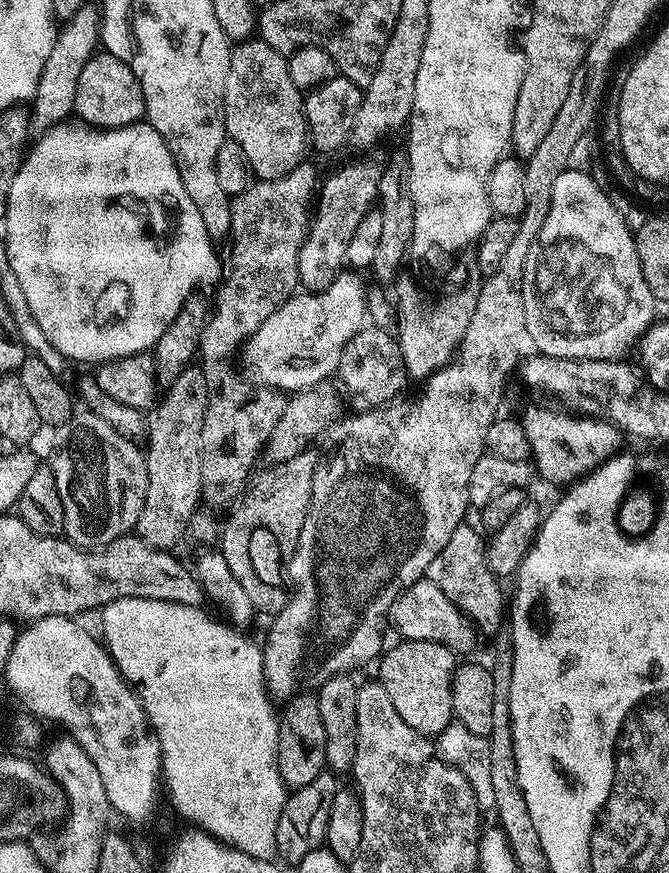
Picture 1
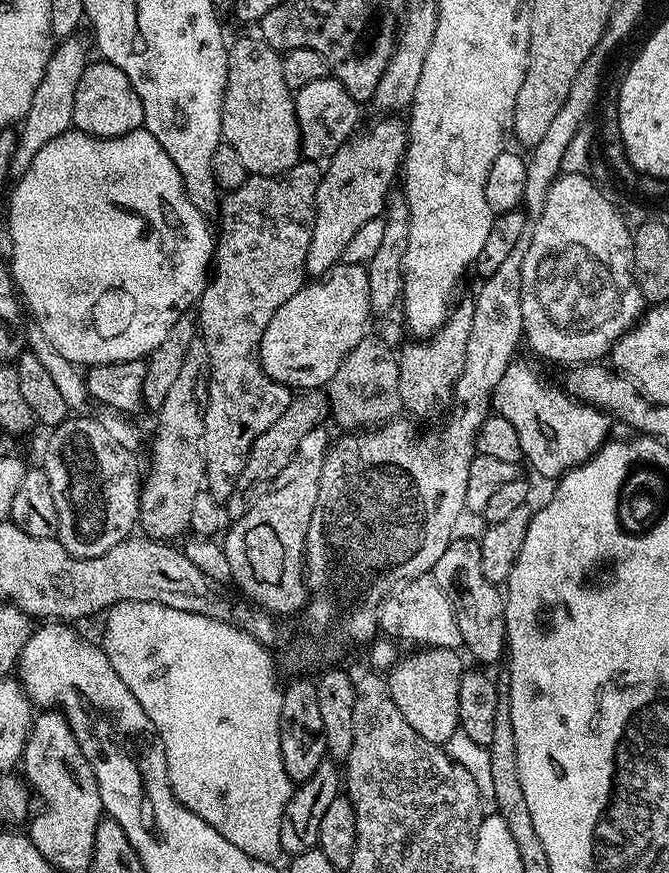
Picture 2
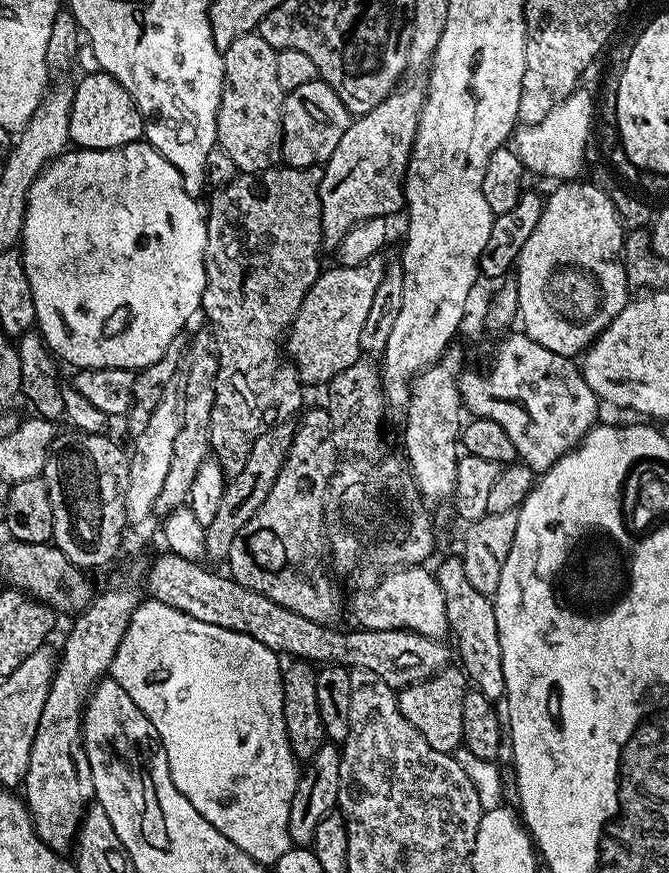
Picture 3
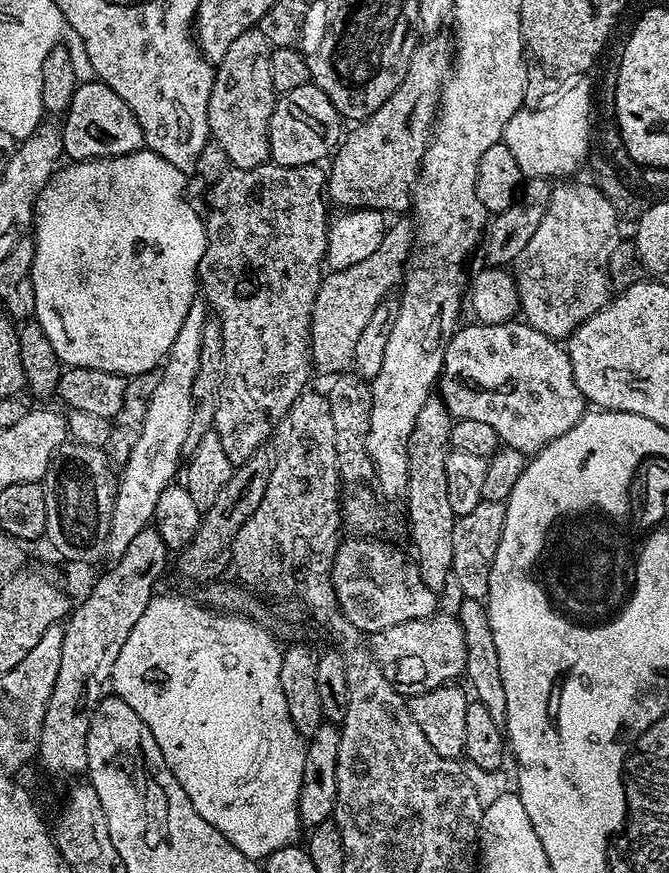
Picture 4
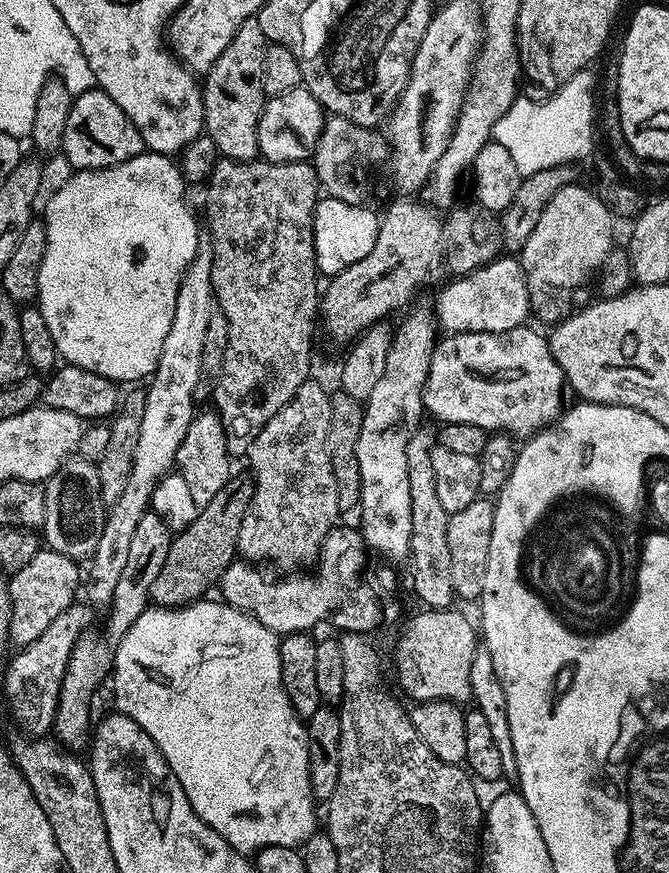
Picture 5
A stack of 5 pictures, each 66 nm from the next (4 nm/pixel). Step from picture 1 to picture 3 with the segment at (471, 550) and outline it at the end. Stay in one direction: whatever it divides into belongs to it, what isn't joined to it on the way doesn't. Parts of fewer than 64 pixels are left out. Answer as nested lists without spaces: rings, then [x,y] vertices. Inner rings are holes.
[[[454,554],[449,560],[442,561],[440,569],[435,569],[434,575],[446,598],[446,618],[451,639],[456,639],[456,644],[460,647],[459,667],[475,691],[486,694],[486,698],[493,702],[503,701],[502,642],[498,638],[498,618],[494,618],[493,601],[472,587],[459,555]]]

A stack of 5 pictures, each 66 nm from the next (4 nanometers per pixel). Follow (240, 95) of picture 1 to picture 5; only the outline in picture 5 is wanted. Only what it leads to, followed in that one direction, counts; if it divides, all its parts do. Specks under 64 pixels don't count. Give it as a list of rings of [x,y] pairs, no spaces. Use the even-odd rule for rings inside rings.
[[[255,18],[242,22],[238,34],[230,38],[230,46],[222,50],[218,62],[202,80],[204,98],[204,132],[216,143],[219,155],[229,160],[254,160],[260,156],[258,146],[258,122],[264,109],[264,71],[266,70],[266,50],[270,41],[262,34],[262,26]]]

